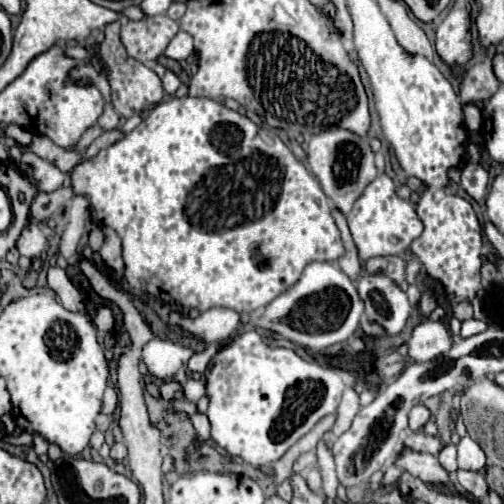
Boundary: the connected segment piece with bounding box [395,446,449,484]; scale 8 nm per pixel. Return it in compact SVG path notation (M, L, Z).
M405 446L395 456L395 466L399 466L401 470L405 470L417 478L421 478L423 482L445 484L449 480L449 474L443 470L443 466L437 462L437 458L433 454L413 452Z

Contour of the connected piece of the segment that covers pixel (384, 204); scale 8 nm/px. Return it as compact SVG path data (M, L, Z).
M381 174L381 178L375 178L367 184L367 190L363 190L363 194L355 200L355 206L347 220L361 260L369 260L373 256L403 254L409 250L411 242L423 232L423 222L415 214L413 204L397 196L395 184L387 174Z

